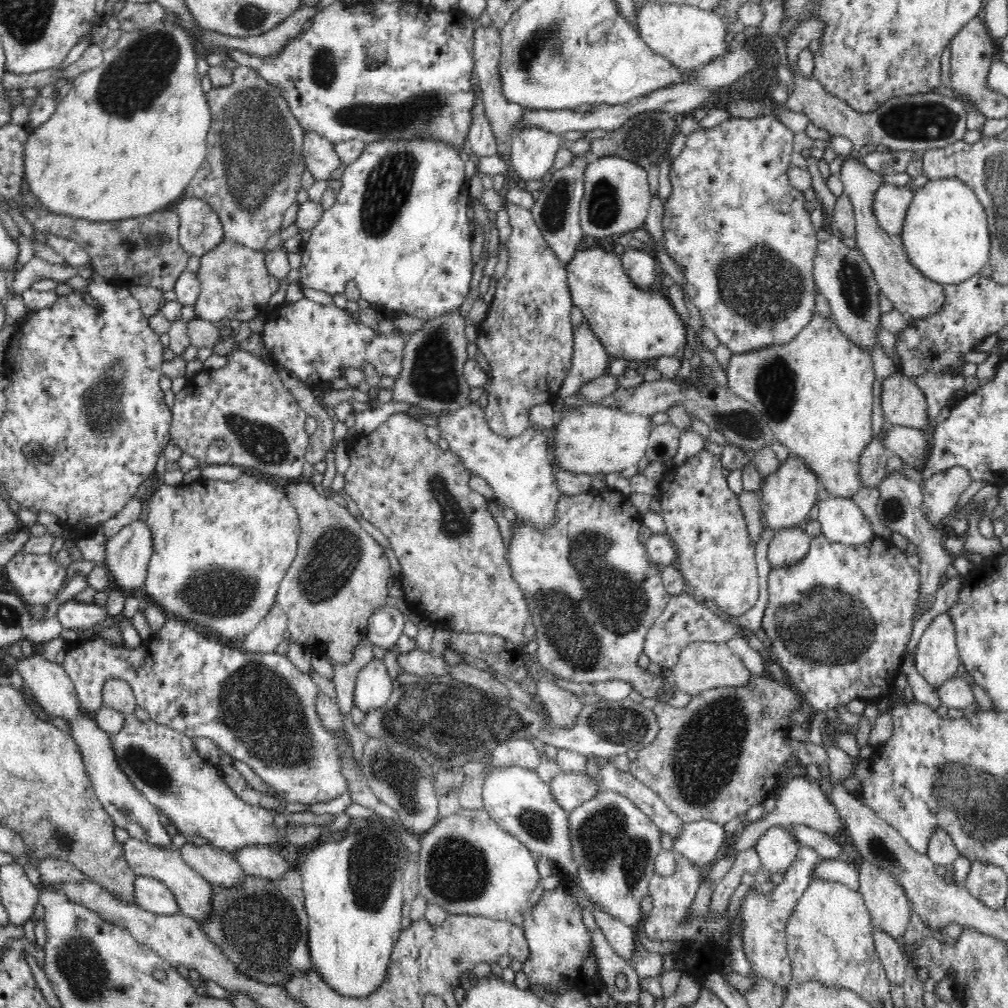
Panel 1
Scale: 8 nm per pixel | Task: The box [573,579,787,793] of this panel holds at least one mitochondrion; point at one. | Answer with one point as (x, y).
(622, 725)

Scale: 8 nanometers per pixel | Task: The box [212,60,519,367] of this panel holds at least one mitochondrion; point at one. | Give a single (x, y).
(256, 144)

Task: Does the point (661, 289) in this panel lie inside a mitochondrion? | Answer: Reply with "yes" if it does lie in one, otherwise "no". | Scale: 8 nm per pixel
no

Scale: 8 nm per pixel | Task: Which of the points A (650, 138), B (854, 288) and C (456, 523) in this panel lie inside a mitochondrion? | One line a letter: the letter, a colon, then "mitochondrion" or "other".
A: mitochondrion
B: mitochondrion
C: mitochondrion

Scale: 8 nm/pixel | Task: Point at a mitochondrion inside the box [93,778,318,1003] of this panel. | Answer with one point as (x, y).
(262, 930)

